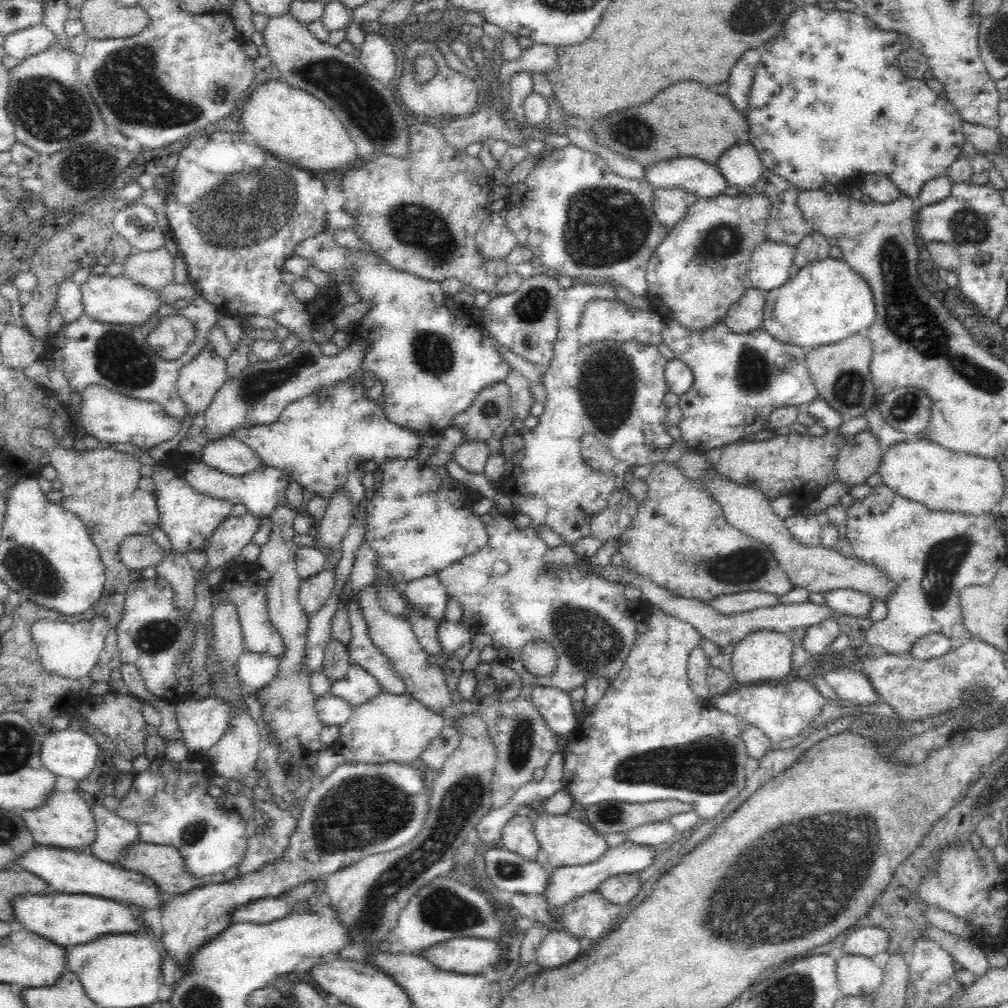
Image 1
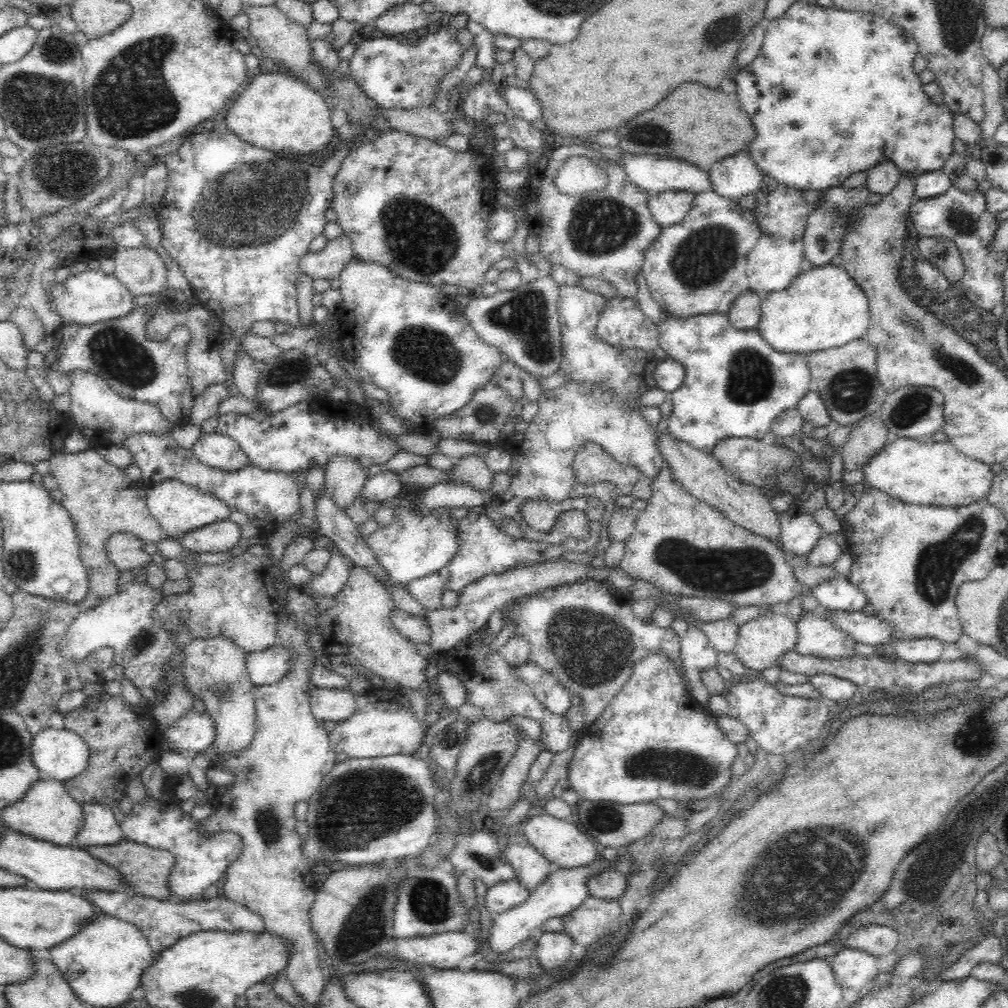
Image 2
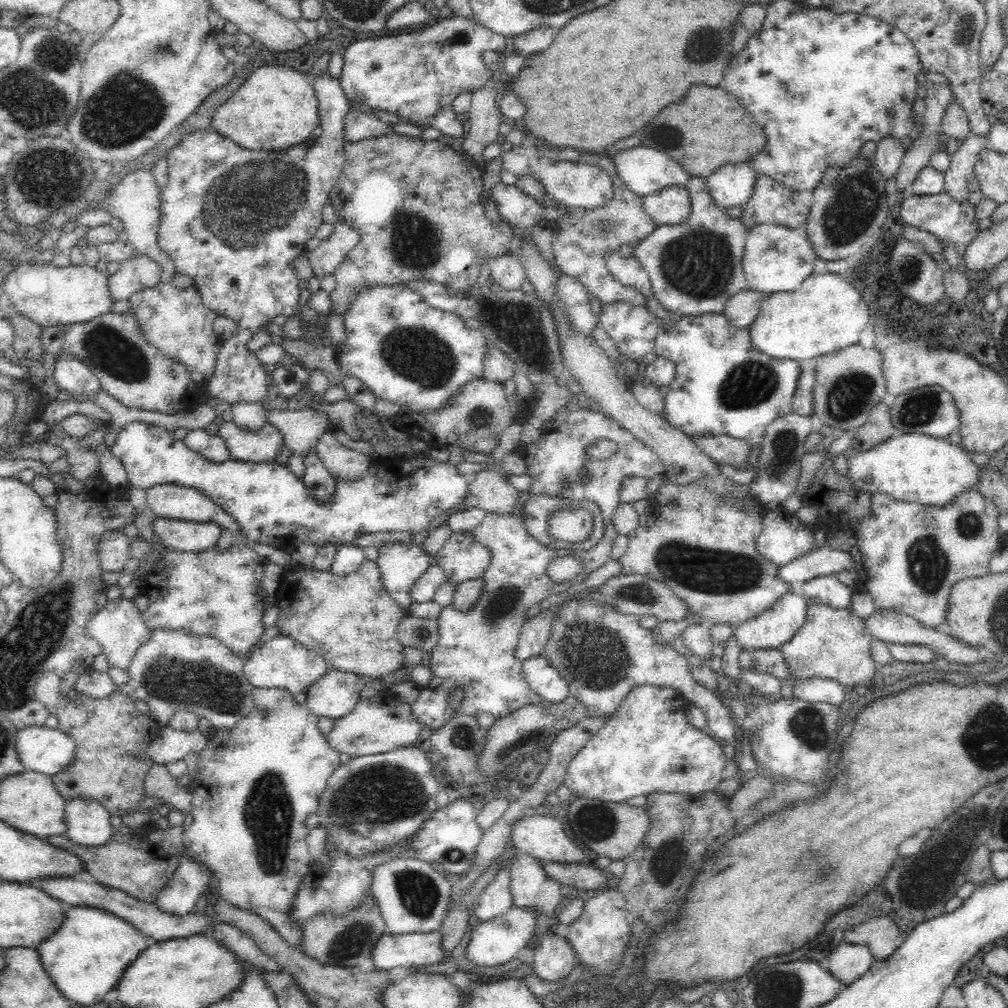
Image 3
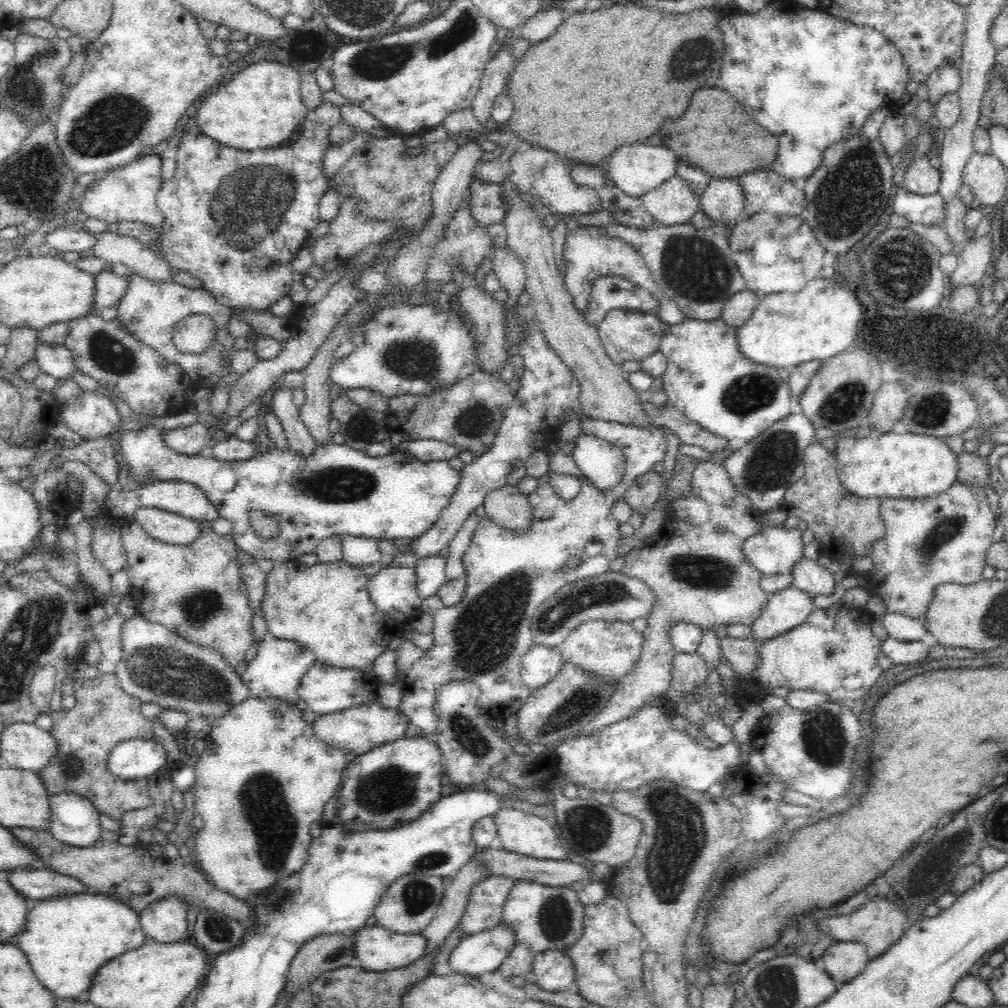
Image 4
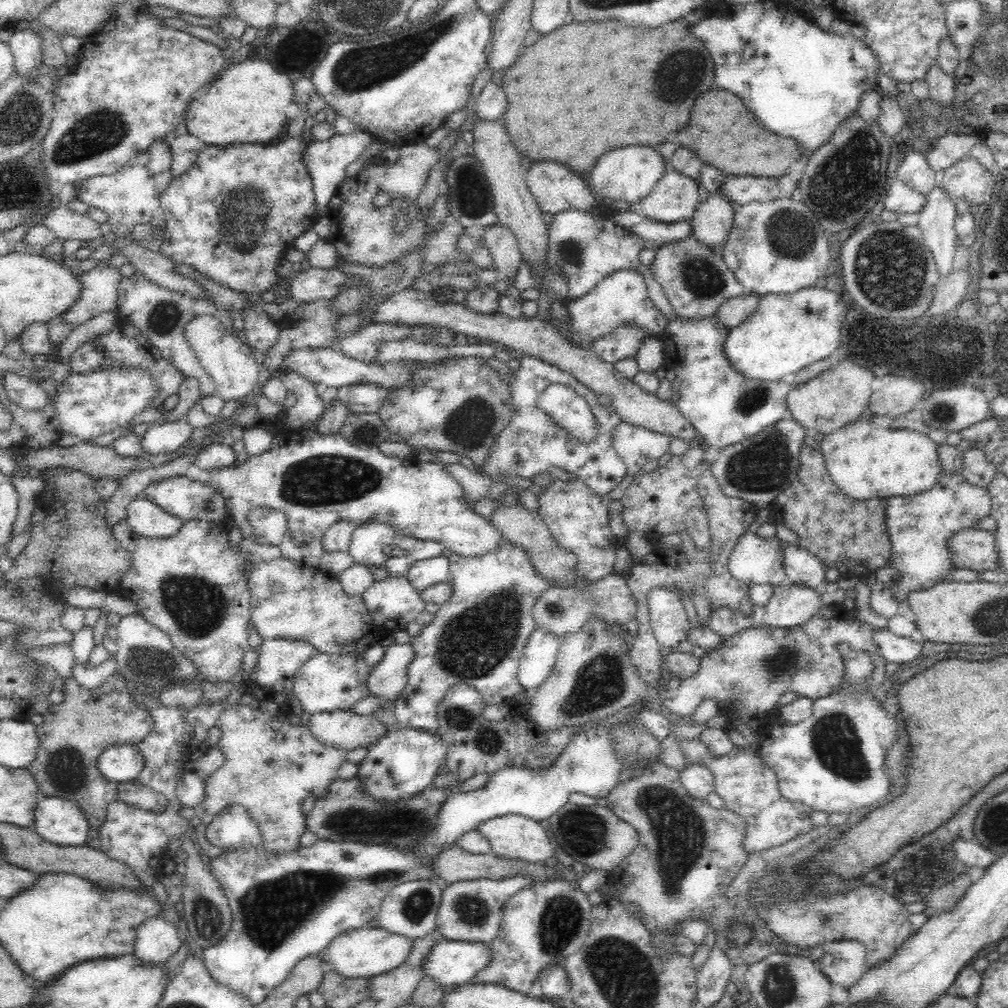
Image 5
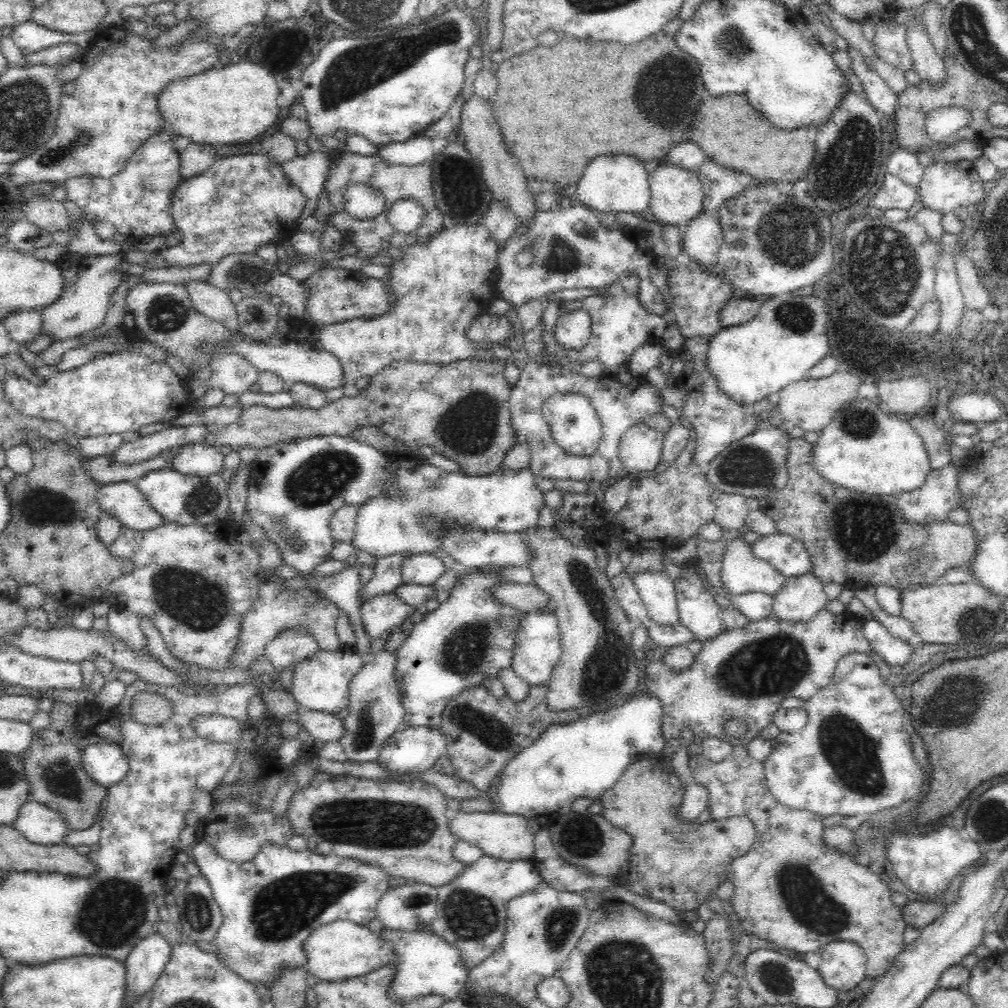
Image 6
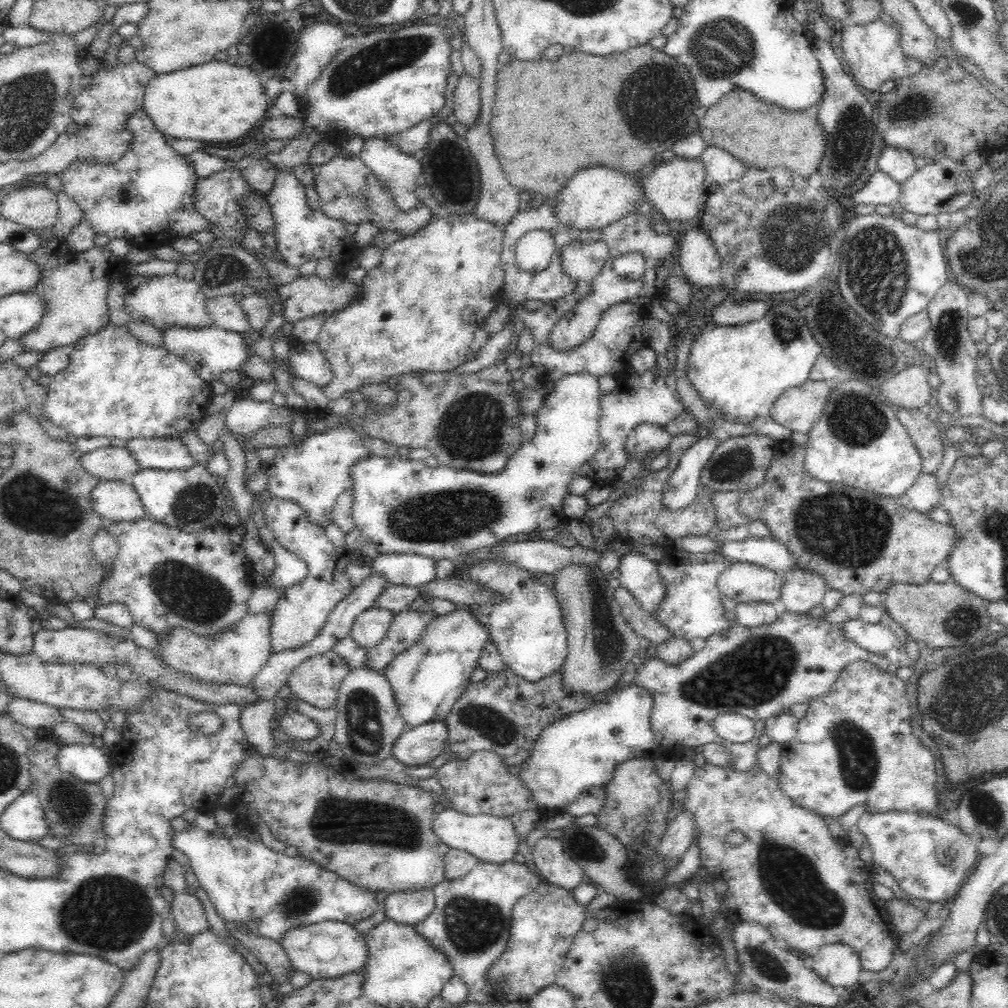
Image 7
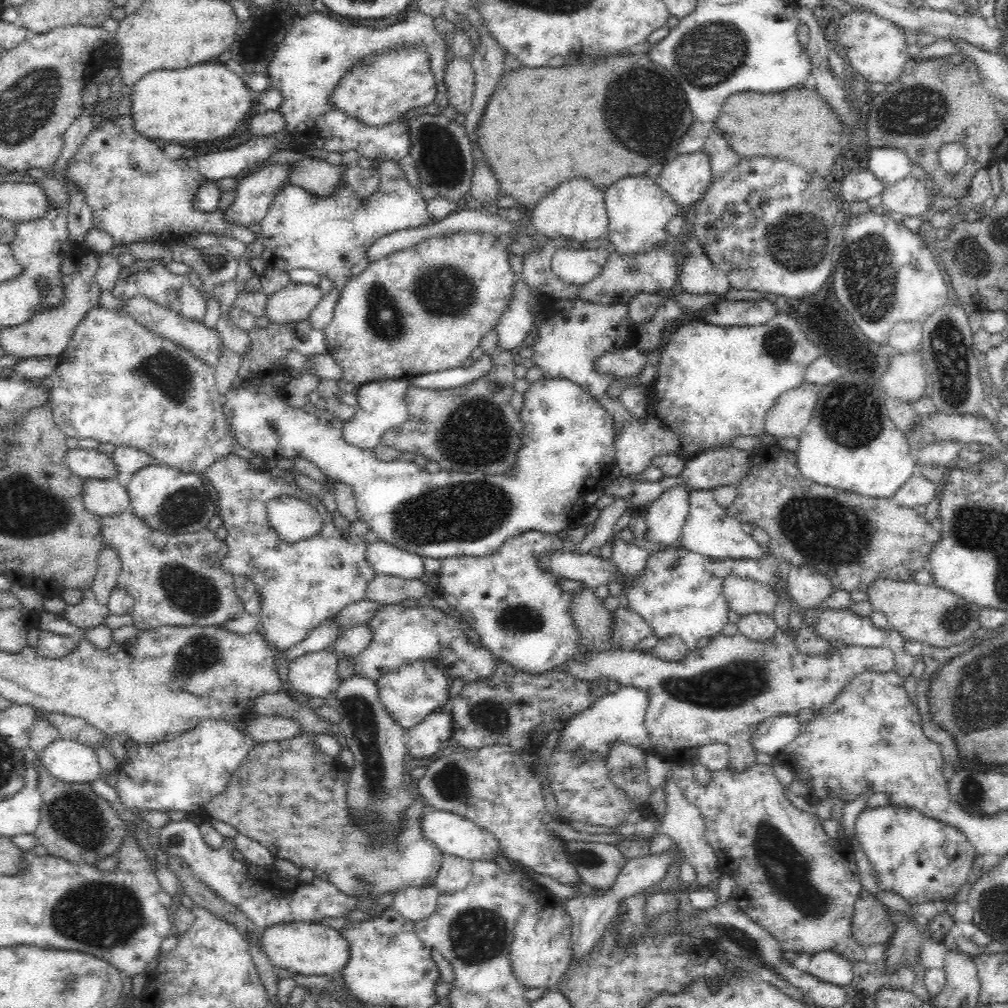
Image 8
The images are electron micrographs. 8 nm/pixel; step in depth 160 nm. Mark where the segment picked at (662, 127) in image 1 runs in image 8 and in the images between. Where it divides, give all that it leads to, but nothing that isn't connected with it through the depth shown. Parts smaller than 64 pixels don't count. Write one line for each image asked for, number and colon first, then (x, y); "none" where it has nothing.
2: (700, 125)
3: (708, 129)
4: (715, 134)
5: (722, 131)
6: (730, 131)
7: (758, 134)
8: (797, 125)

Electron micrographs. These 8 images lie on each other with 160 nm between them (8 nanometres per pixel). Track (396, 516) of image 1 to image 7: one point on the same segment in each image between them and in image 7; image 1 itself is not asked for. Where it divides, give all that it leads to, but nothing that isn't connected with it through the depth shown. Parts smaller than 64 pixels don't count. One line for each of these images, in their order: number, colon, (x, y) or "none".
2: (414, 546)
3: (401, 565)
4: (393, 589)
5: (393, 598)
6: (378, 616)
7: (370, 627)

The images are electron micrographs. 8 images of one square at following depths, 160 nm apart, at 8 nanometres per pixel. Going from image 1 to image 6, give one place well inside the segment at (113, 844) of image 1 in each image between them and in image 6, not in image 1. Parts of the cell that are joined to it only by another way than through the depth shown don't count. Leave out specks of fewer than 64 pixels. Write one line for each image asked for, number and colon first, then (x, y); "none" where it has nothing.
2: (99, 828)
3: (86, 822)
4: (74, 821)
5: (60, 822)
6: (38, 824)

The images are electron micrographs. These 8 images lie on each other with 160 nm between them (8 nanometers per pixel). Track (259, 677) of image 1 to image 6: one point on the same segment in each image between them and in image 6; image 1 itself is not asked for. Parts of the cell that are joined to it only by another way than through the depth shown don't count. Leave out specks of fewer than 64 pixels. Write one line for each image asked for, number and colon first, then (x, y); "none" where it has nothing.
2: (265, 667)
3: (280, 663)
4: (278, 666)
5: (278, 660)
6: (292, 645)

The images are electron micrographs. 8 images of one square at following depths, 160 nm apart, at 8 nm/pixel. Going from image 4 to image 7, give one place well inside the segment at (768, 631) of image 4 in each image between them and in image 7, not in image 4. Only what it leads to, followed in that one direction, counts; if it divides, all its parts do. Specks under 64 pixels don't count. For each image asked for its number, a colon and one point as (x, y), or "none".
5: (791, 605)
6: (801, 597)
7: (802, 590)

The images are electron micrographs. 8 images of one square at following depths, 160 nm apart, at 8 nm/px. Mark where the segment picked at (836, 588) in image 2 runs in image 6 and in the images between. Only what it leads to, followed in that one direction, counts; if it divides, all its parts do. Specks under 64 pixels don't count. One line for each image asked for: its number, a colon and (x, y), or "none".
3: (828, 590)
4: (808, 576)
5: (801, 567)
6: (786, 555)

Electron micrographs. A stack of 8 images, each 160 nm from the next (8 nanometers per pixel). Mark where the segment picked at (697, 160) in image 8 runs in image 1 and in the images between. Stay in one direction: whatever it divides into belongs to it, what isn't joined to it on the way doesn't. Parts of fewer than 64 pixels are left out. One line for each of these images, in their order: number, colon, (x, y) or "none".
1: (670, 204)
2: (669, 207)
3: (671, 205)
4: (674, 202)
5: (675, 198)
6: (676, 193)
7: (677, 188)

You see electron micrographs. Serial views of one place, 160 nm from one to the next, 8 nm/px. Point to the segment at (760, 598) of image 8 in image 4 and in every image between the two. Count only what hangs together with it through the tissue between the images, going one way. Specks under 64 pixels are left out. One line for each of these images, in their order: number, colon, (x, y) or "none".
4: (773, 550)
5: (754, 560)
6: (742, 573)
7: (741, 582)

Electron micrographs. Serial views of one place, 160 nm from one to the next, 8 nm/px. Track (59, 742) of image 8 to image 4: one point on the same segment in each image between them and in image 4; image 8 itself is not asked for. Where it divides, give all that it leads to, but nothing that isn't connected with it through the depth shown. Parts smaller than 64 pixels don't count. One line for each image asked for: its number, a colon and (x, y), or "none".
4: (133, 759)
5: (121, 763)
6: (104, 762)
7: (88, 763)

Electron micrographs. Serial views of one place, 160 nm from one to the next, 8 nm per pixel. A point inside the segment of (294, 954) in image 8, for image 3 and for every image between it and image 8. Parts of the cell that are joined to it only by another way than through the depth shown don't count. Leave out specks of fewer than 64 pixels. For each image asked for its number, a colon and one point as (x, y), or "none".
3: (413, 949)
4: (378, 949)
5: (367, 951)
6: (338, 950)
7: (329, 949)

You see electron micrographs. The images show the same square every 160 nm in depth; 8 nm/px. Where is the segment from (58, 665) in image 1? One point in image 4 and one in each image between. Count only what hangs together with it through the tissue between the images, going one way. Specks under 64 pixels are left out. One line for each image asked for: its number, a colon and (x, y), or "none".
2: (122, 622)
3: (119, 628)
4: (107, 632)

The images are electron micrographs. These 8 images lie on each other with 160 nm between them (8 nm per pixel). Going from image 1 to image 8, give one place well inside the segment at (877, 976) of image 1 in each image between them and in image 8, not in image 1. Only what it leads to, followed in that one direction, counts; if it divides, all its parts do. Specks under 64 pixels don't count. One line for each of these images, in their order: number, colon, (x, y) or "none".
2: (853, 968)
3: (849, 961)
4: (843, 960)
5: (843, 961)
6: (842, 963)
7: (837, 964)
8: (829, 966)

